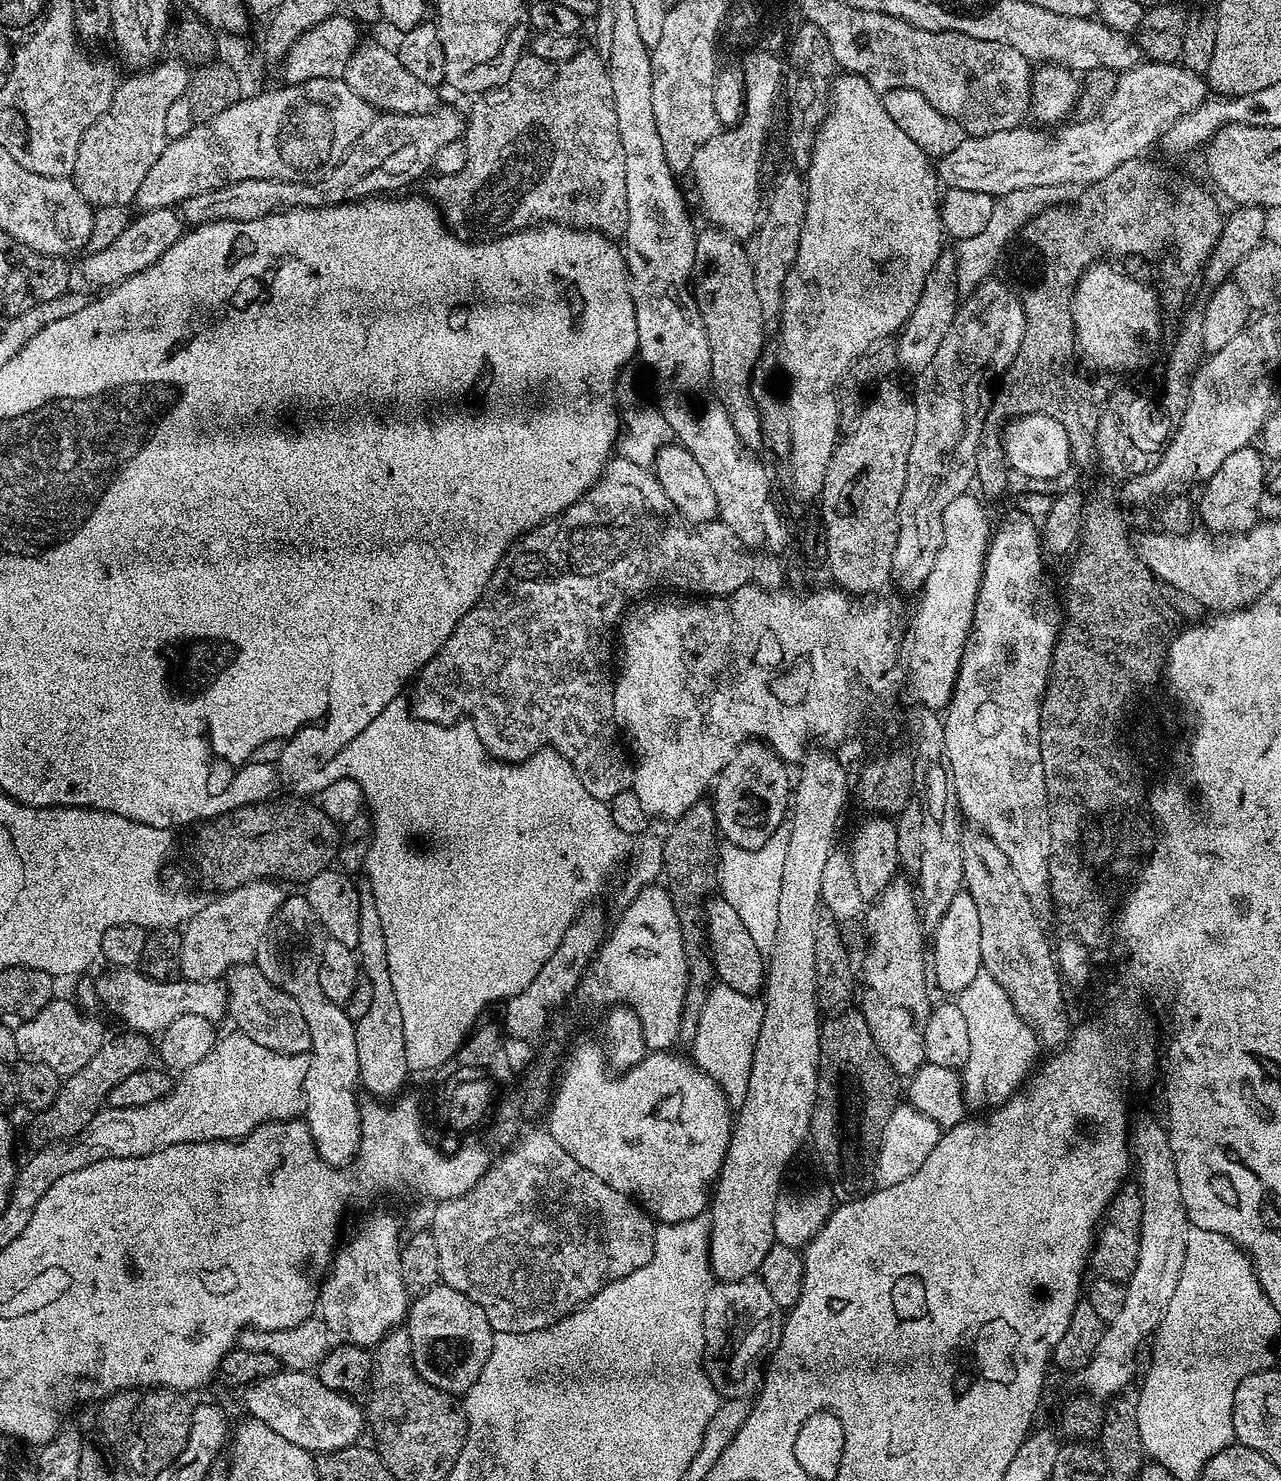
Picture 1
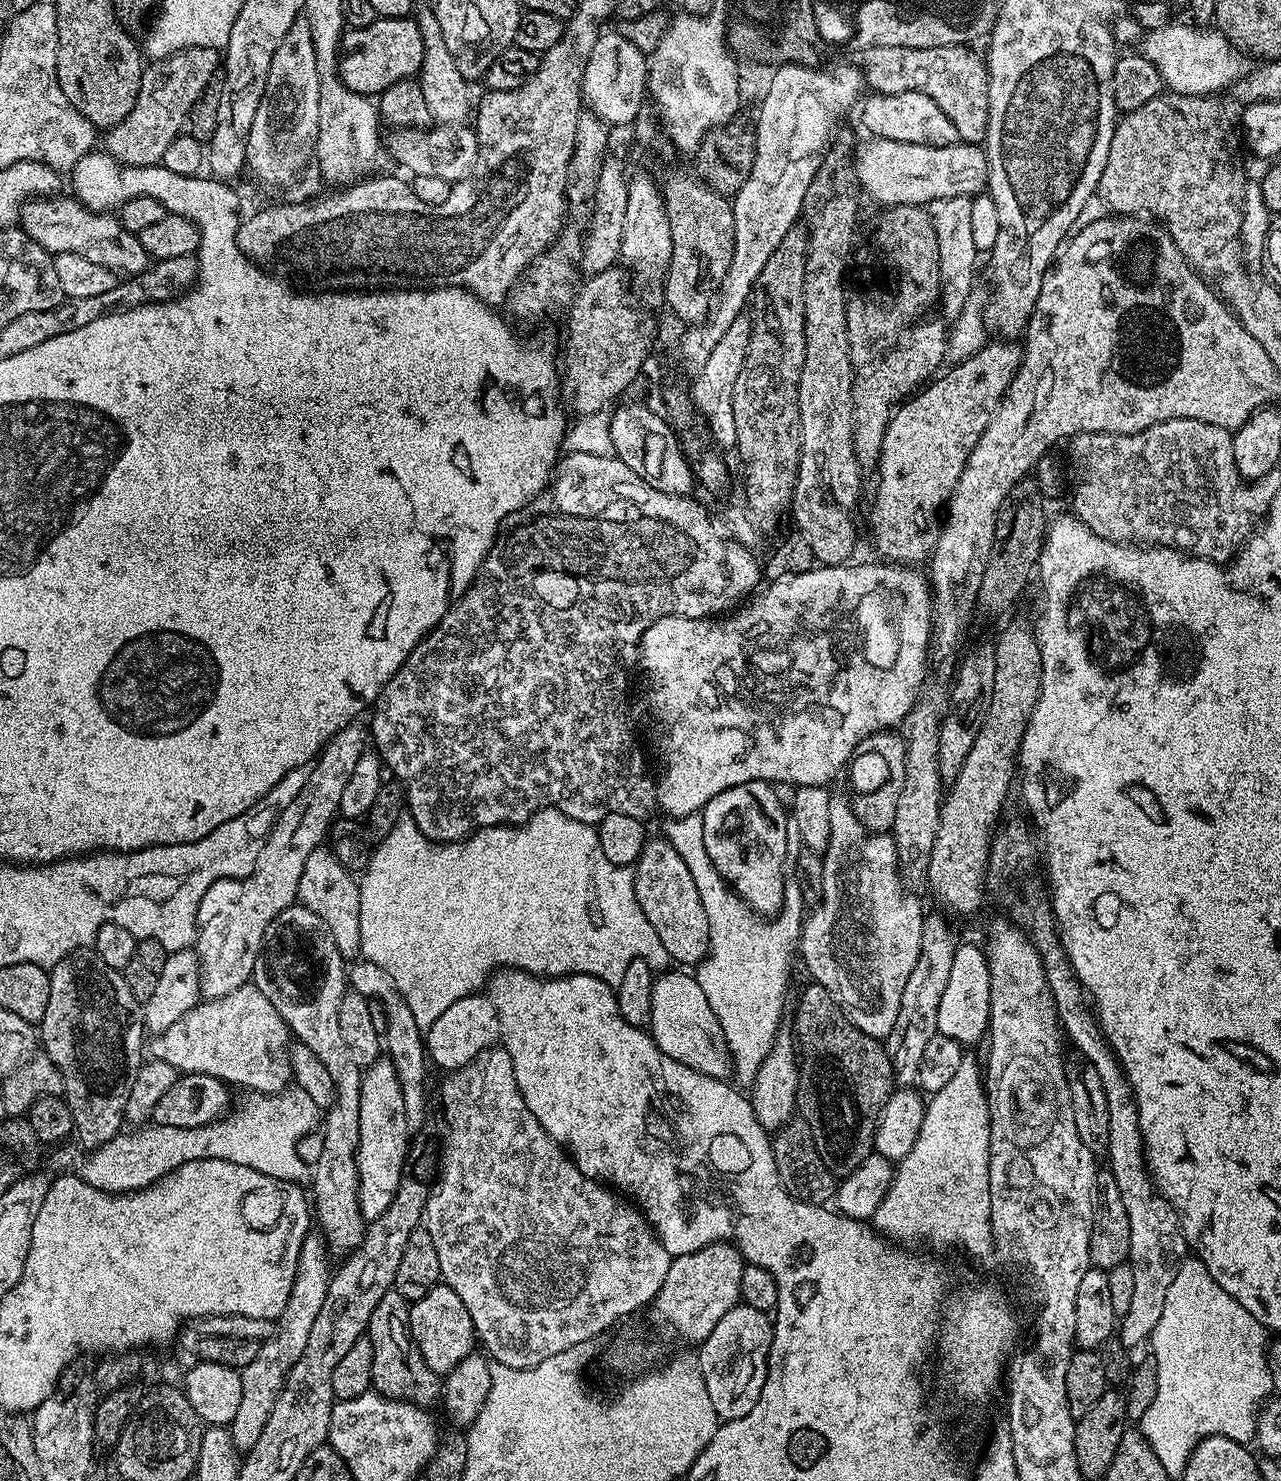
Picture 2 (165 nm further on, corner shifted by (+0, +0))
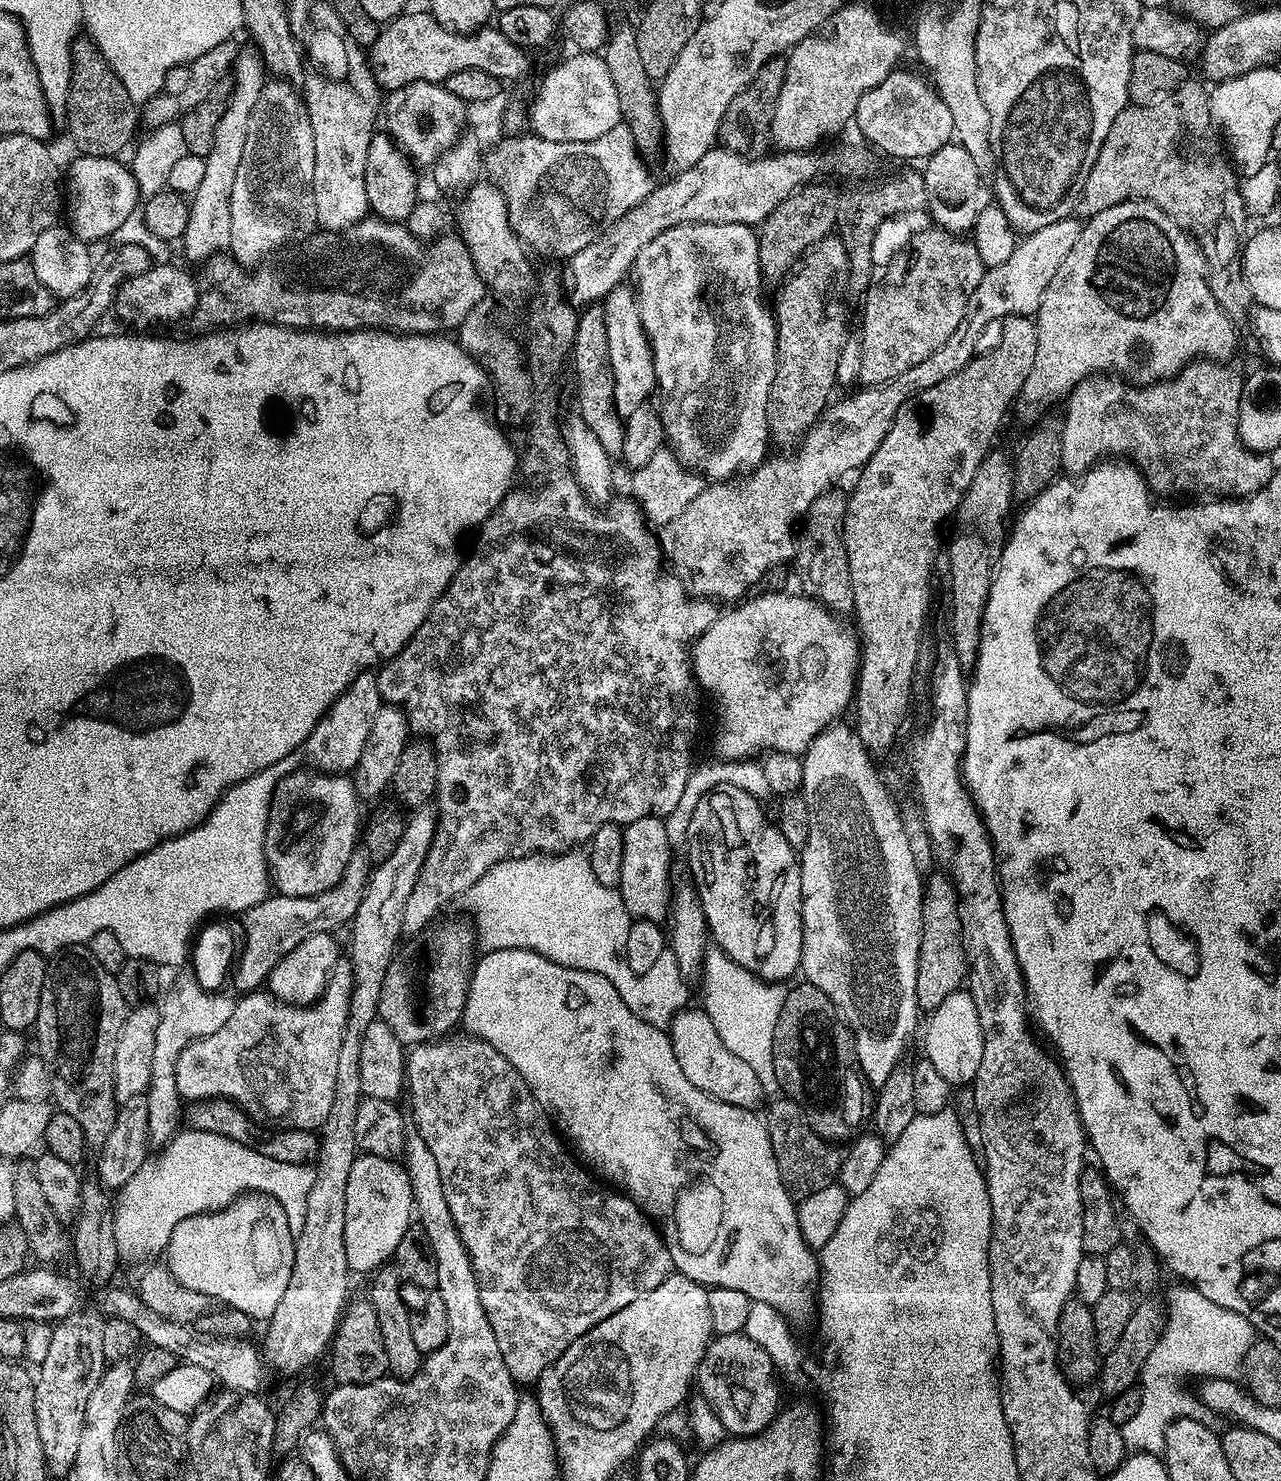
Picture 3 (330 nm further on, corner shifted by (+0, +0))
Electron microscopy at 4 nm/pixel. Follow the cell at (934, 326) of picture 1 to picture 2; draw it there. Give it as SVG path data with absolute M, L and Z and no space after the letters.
M966 196L942 198L927 205L928 213L934 222L934 234L938 238L938 270L940 271L939 307L944 307L943 319L948 322L956 320L974 287L972 275L976 272L978 253L974 246L974 237L970 234L971 199Z

